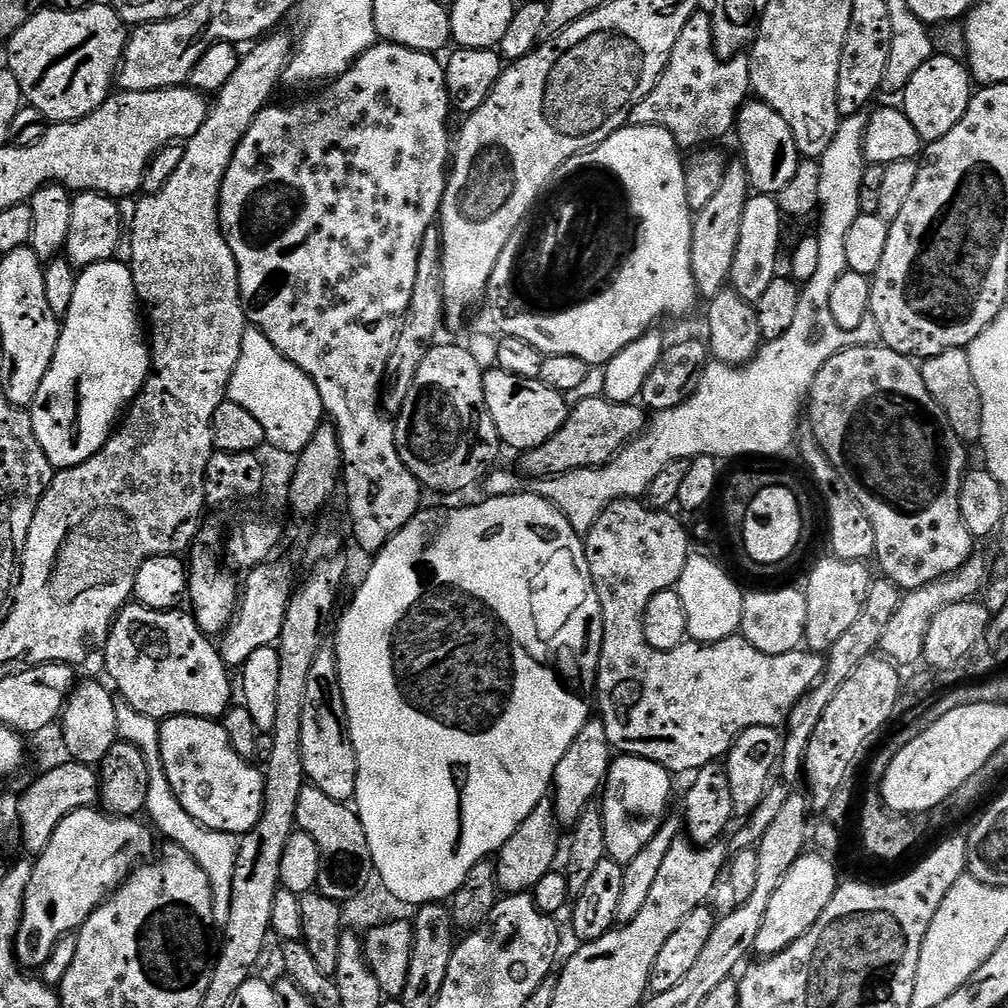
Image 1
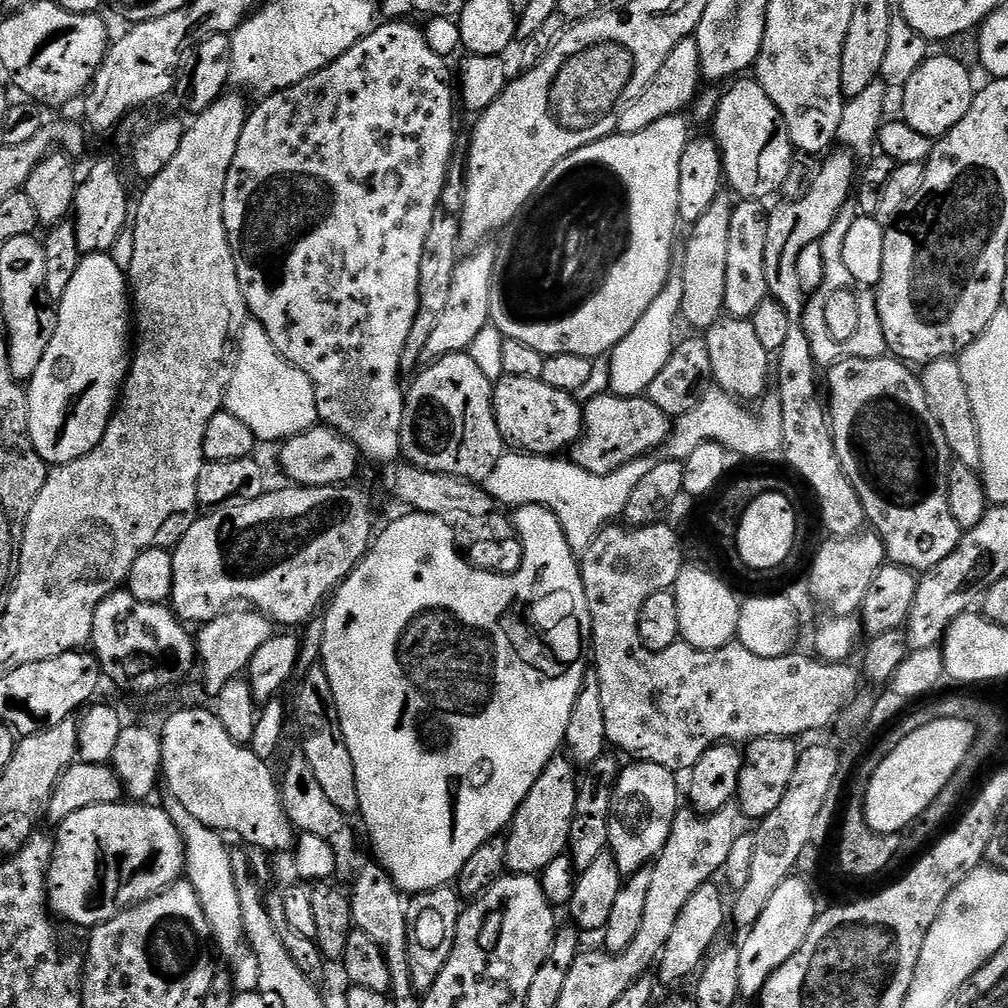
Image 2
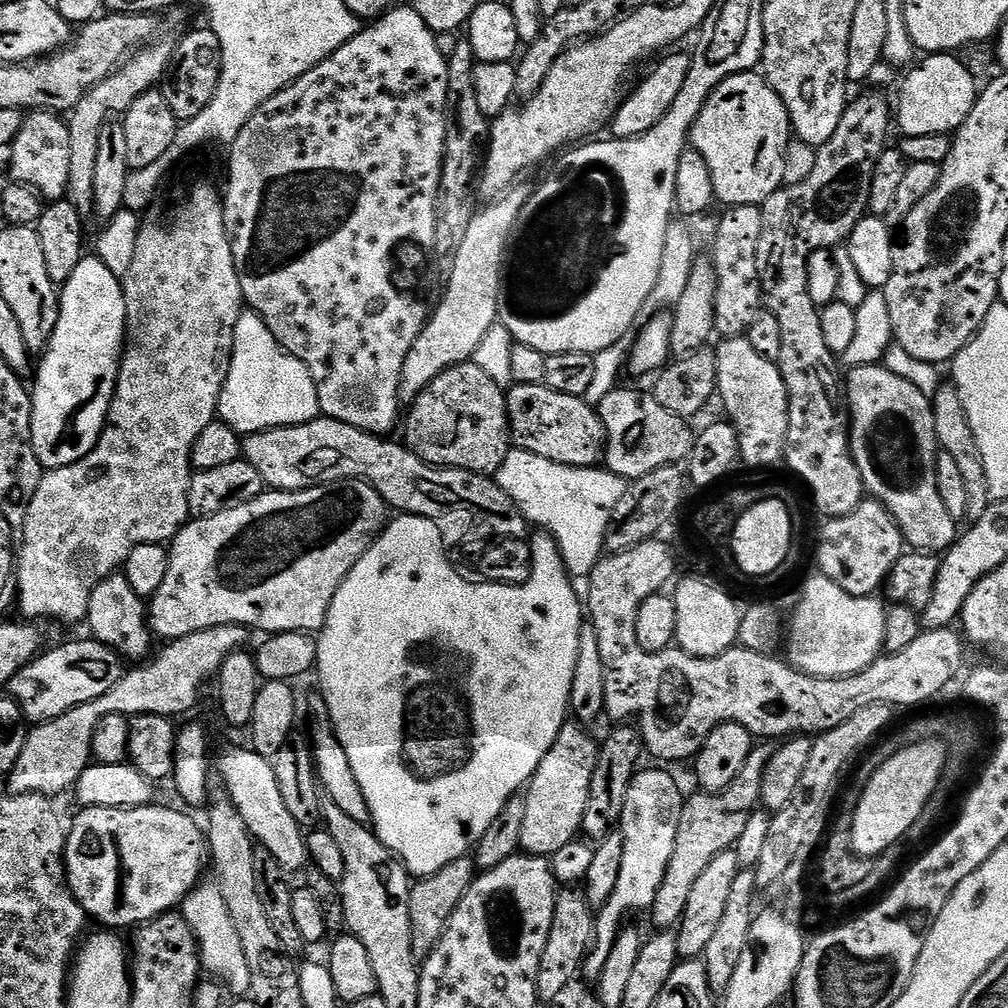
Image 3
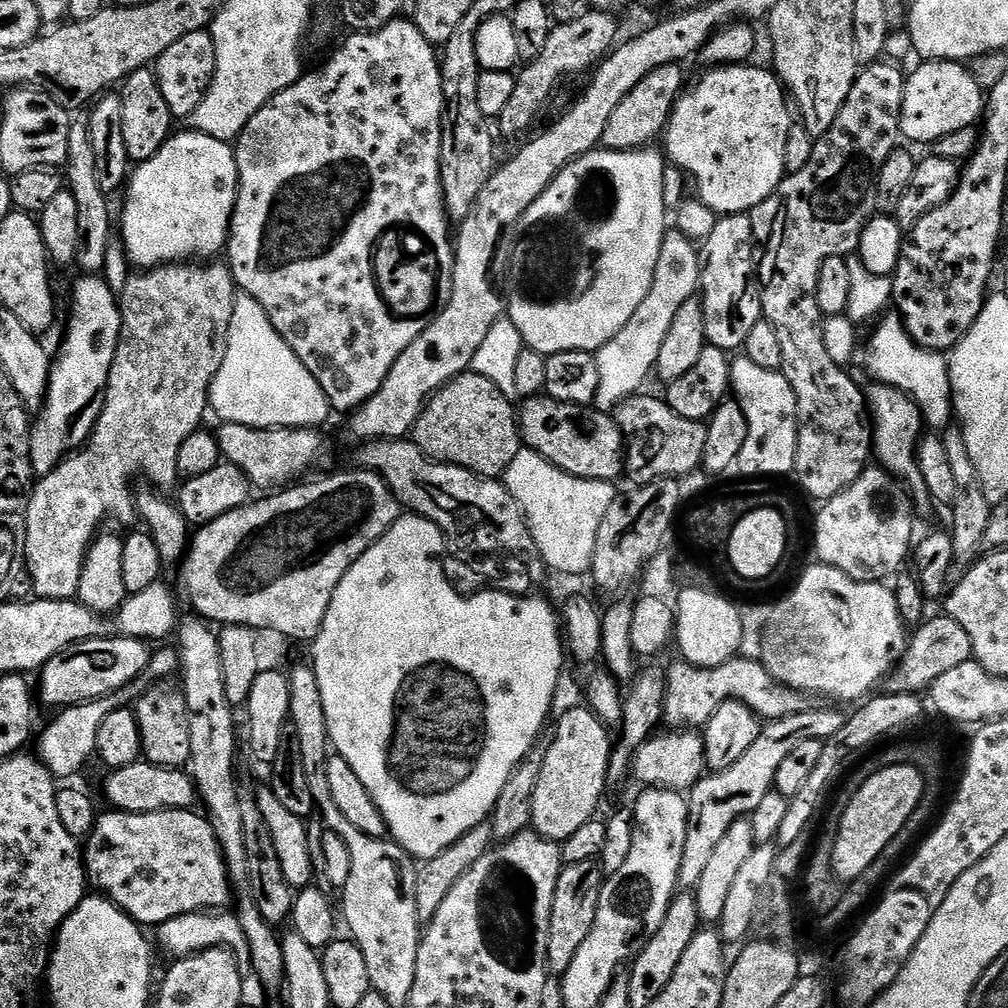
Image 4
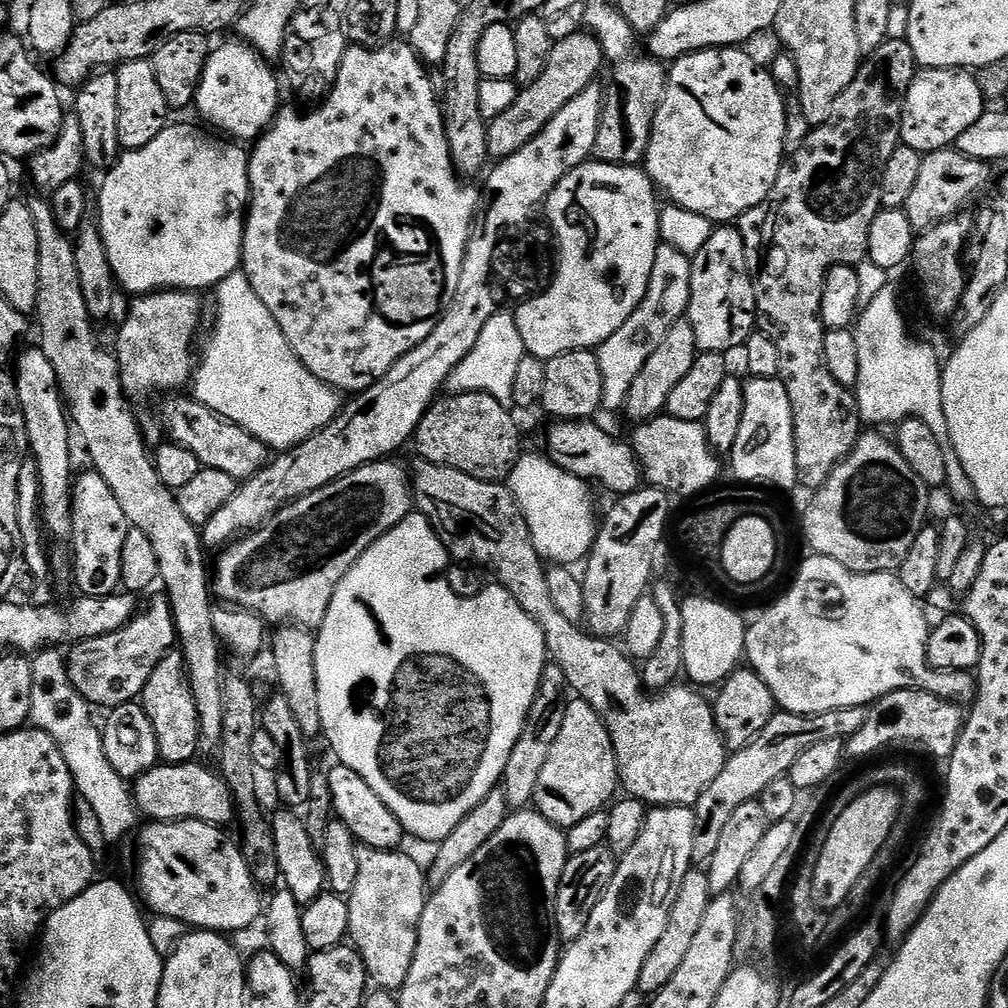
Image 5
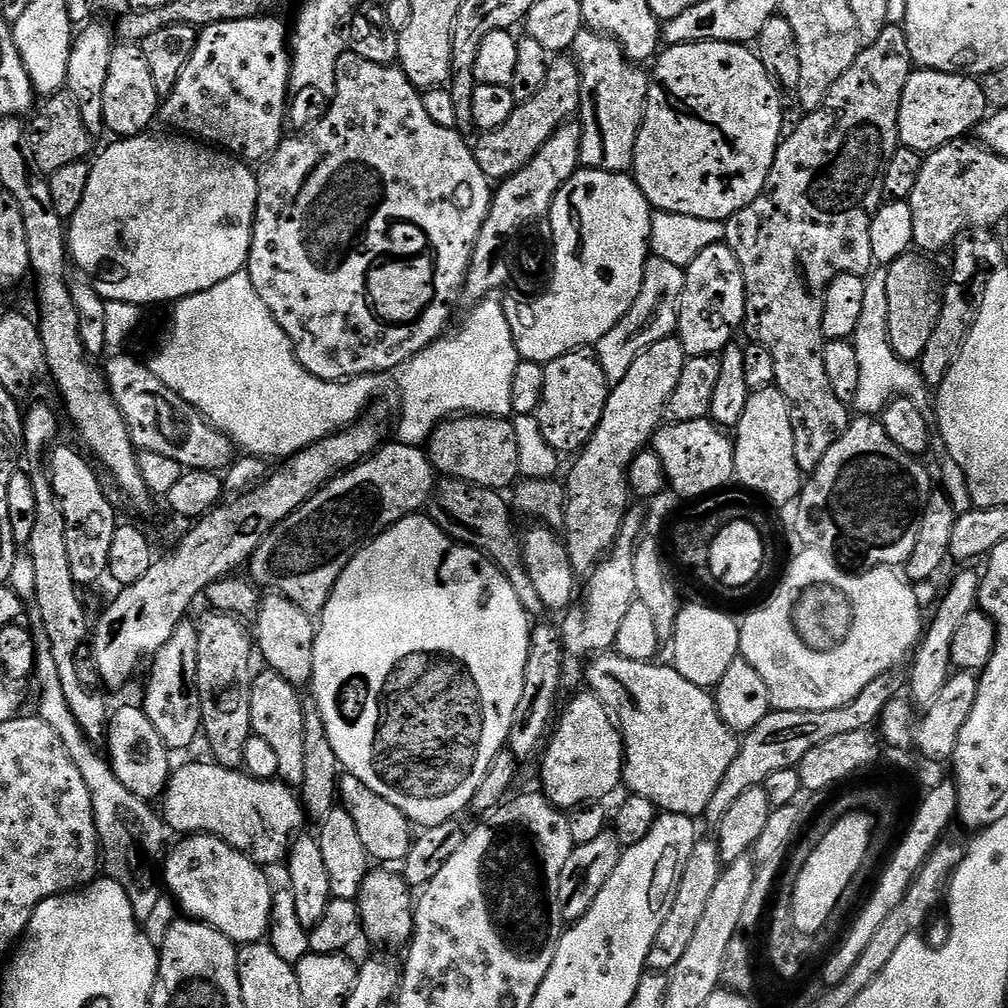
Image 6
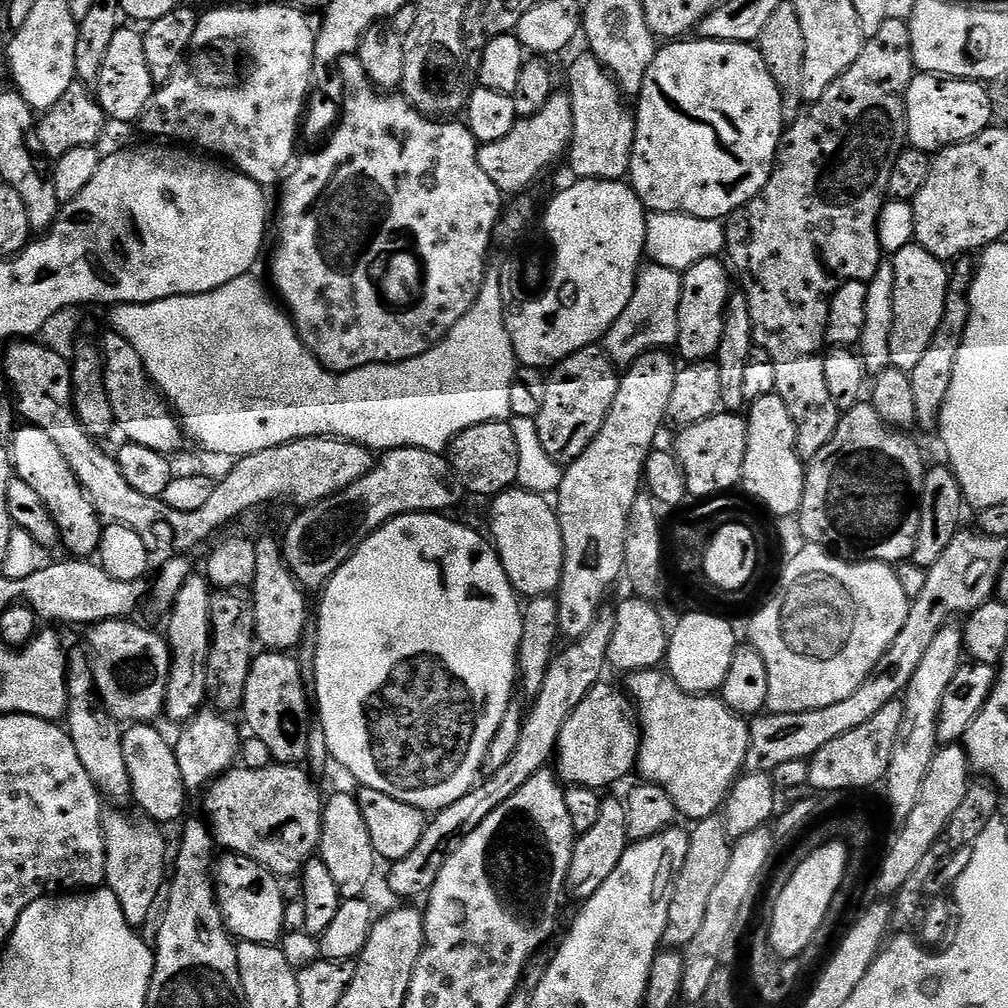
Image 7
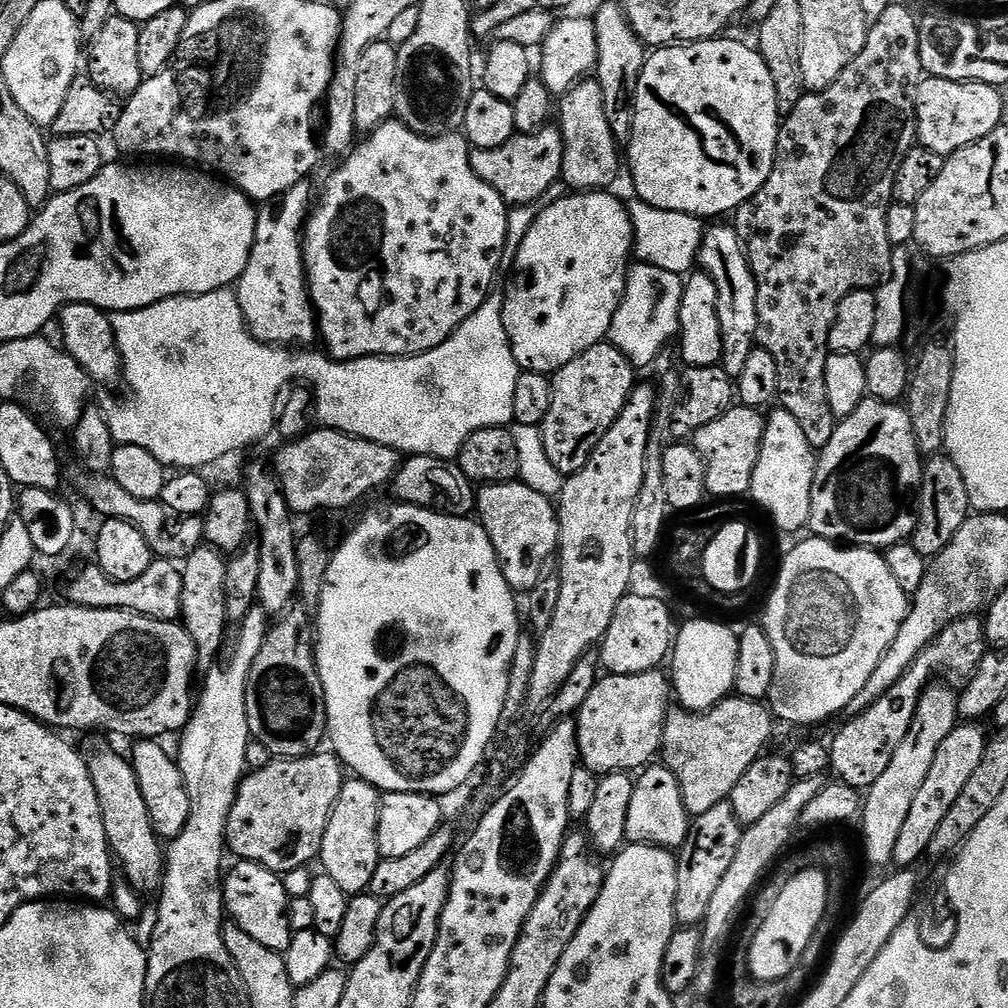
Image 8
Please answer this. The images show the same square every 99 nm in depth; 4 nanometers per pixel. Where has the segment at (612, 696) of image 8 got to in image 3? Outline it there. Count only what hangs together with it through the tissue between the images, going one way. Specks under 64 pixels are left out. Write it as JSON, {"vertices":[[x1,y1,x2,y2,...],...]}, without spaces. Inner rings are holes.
{"vertices":[[565,722,562,730,558,730,558,738,554,738,554,746,538,762,538,770,528,781,523,793,526,802,526,818,522,818,522,838,520,847,527,855,550,858,554,850,566,846,566,842,577,839,581,835,582,814,586,814,586,802,590,802,590,778,594,778,594,766,598,762,598,740,591,736,589,729,579,722]]}

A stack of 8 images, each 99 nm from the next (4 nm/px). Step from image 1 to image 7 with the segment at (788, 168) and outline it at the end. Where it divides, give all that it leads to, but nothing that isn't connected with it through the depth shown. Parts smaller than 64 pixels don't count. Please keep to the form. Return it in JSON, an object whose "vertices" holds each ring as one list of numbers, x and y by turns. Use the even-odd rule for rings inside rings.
{"vertices":[[684,38,679,42,665,43,657,51,654,62,650,62,650,70,646,70,646,78,642,82,638,103,640,105,635,105,634,108,636,137,632,147,630,183,649,213,679,212,698,219,723,221,741,206,750,203,760,193,762,186,766,186,772,173,772,166,776,163,776,151,780,145,780,138,784,135,785,124,782,122,784,100,780,97,774,78,770,78,770,70,766,70,766,62,762,58,759,47,752,44,735,44,699,38]]}

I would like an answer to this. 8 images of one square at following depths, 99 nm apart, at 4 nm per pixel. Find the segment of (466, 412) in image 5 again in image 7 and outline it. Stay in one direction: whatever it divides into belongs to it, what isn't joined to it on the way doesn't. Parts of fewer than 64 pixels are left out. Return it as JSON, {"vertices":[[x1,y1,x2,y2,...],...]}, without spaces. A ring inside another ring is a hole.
{"vertices":[[501,419,494,422,482,422,462,430,450,445,450,463,461,484,469,493,491,498,507,488,513,487,518,478,518,442,514,442,514,430,511,423]]}

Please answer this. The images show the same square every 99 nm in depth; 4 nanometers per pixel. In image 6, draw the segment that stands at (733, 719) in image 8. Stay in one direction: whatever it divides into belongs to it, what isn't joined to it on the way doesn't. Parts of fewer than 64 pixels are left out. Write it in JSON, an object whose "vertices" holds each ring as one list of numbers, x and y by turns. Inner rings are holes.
{"vertices":[[614,650,605,652,587,665,586,684,612,713,624,738,623,787,628,787,631,795,650,798,661,813,700,818,707,813,710,798,714,798,714,790,718,790,718,782,726,778,726,770,730,770,730,762,734,762,740,749,740,740,737,733,722,722,715,695,709,689,686,682,674,666,660,663,622,658]]}

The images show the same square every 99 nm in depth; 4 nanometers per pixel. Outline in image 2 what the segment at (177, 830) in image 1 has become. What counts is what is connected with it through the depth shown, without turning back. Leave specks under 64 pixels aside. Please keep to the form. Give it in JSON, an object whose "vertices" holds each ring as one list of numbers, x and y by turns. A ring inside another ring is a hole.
{"vertices":[[171,798,165,799,162,807,170,814,174,826,180,829,184,837,184,866,186,879,194,886,198,894,198,902,202,902,202,914,206,914,206,922,210,922,212,939,219,955,232,960,231,971,234,973,234,984,241,993,258,993,258,958,246,947,244,927,242,926,242,906,238,903,238,886,234,882,232,869,233,849,223,835,215,828,207,828,182,802]]}

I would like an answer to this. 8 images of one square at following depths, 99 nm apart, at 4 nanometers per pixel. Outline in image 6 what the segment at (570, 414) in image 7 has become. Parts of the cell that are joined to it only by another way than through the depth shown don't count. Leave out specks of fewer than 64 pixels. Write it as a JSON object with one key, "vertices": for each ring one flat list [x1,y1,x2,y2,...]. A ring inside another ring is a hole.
{"vertices":[[588,350,567,352,562,358,554,358,544,365,544,373,546,390,542,390,542,402,534,414,542,426,542,434,555,452,579,453,594,430,598,430,598,422,602,422,610,391,606,374,600,361]]}

